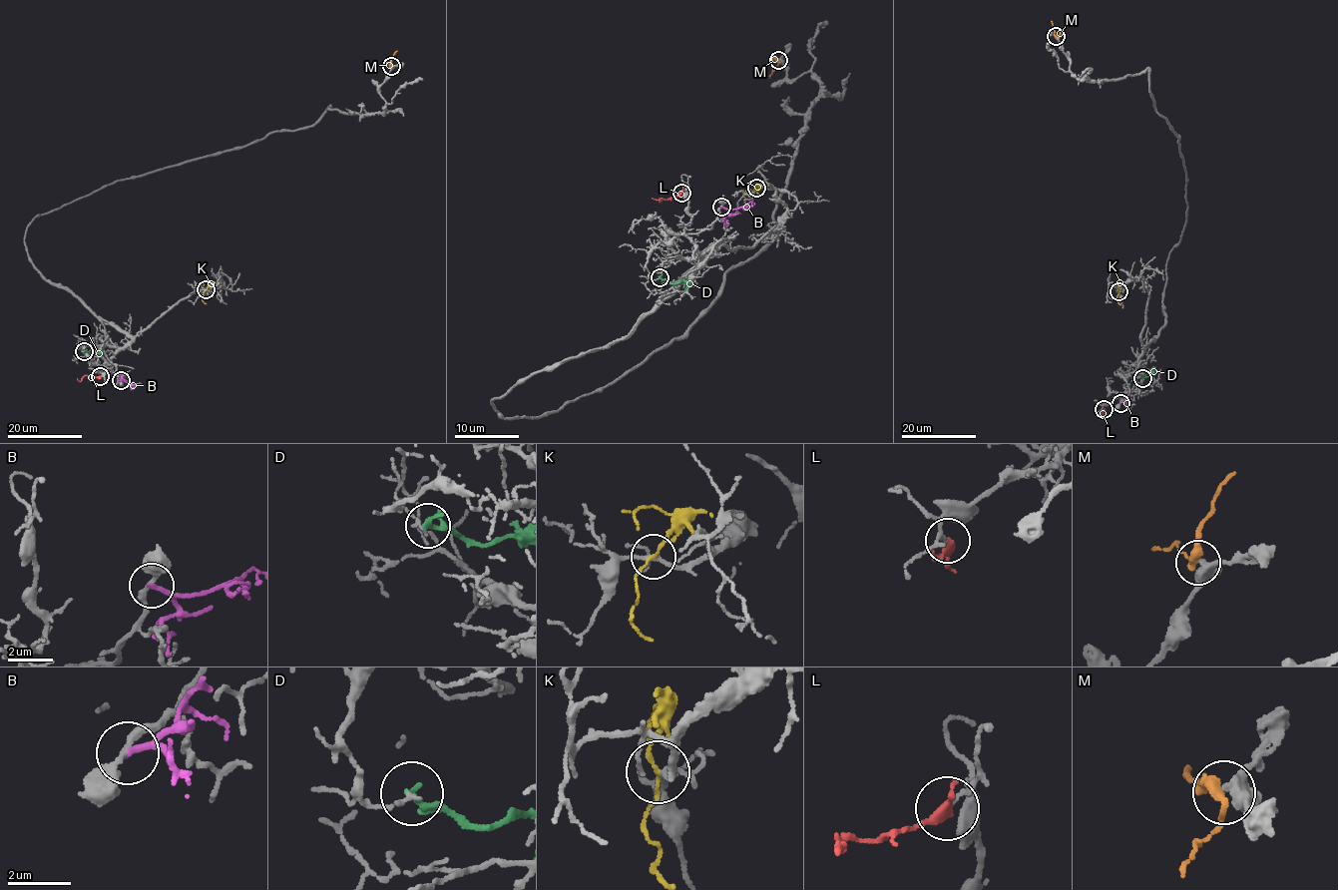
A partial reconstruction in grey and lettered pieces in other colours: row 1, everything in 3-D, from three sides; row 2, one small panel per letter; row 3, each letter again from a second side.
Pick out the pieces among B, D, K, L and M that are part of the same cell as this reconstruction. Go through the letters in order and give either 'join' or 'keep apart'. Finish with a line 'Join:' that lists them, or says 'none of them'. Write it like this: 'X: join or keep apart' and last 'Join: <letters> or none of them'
B: keep apart
D: keep apart
K: keep apart
L: join
M: keep apart
Join: L

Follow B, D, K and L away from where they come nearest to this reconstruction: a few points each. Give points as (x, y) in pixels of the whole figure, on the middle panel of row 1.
B: (721, 206), (731, 209), (753, 204)
D: (661, 277), (686, 284)
K: (756, 188), (754, 186), (769, 185)
L: (681, 193), (659, 201), (652, 198)

